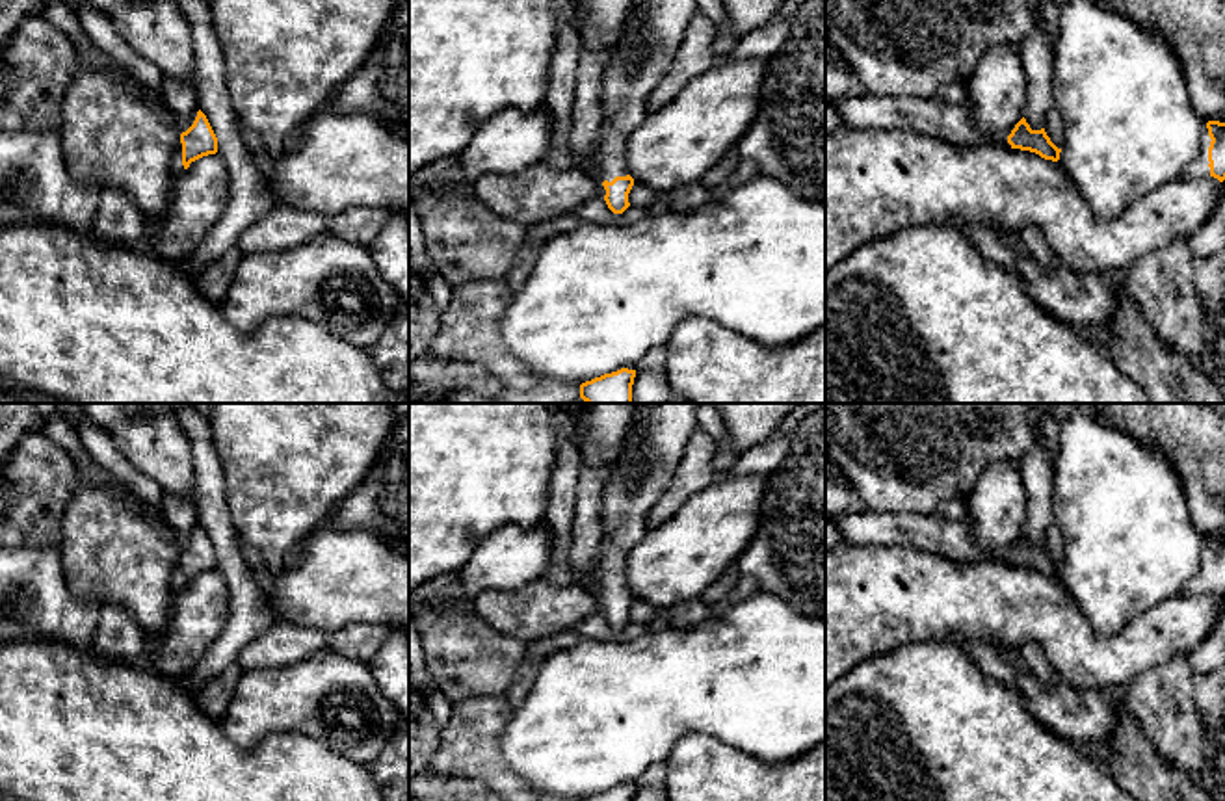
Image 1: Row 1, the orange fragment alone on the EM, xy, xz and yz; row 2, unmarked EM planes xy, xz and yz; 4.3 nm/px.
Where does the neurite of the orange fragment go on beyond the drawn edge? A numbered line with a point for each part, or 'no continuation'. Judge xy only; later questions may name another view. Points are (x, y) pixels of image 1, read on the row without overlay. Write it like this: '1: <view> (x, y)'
1: xy (177, 573)

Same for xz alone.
1: xz (655, 456)

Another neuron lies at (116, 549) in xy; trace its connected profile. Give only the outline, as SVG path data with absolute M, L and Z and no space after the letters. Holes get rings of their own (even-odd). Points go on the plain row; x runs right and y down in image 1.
M78 472L78 483L61 519L61 565L69 591L74 598L126 608L147 636L149 652L152 639L165 628L173 602L171 574L180 548L175 532L162 519L158 507L143 502L123 481L106 487L87 481Z

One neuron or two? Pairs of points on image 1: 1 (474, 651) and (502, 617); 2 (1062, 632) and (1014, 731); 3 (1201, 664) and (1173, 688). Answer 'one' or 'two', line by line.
1: two
2: two
3: two

